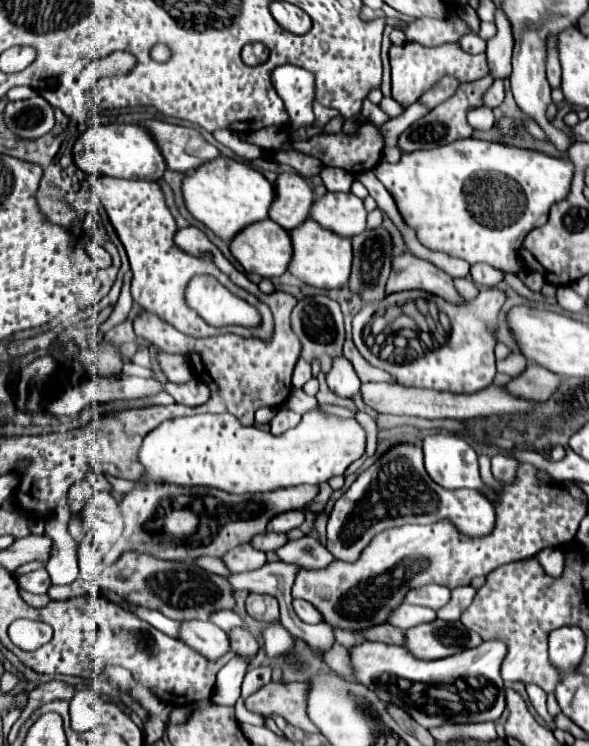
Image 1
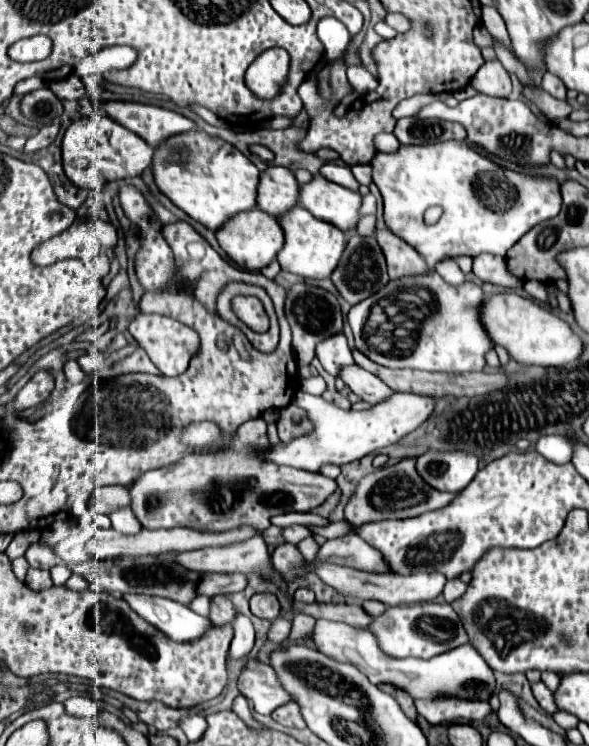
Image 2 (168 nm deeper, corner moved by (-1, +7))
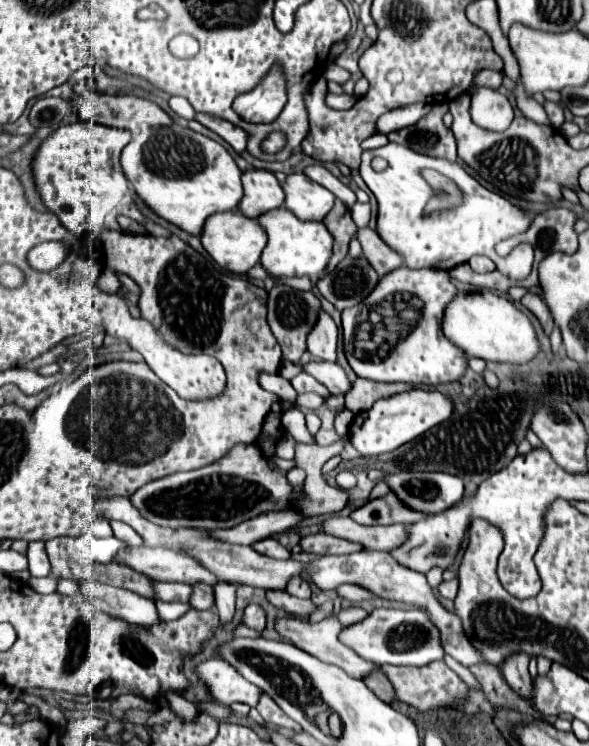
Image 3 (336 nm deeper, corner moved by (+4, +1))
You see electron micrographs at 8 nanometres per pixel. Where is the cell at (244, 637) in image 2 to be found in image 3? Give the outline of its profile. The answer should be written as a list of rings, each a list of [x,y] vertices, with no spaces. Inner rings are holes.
[[[228,582],[214,584],[214,604],[222,622],[228,622],[234,616],[236,588],[238,588],[236,584],[228,584]]]

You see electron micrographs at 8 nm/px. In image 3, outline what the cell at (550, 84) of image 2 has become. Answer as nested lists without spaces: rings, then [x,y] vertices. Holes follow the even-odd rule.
[[[546,102],[546,104],[544,104],[544,110],[548,112],[550,124],[552,124],[556,130],[560,130],[560,126],[564,124],[564,112],[562,112],[560,104],[556,104],[556,102]]]

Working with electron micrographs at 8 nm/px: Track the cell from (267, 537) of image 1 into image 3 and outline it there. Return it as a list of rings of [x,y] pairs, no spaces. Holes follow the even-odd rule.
[[[314,534],[314,536],[304,536],[300,540],[300,546],[304,552],[312,552],[312,554],[352,554],[352,552],[360,552],[364,550],[362,544],[356,542],[348,542],[330,534]]]

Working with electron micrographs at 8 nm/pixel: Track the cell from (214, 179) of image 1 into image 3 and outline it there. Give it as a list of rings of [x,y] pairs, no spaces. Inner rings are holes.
[[[178,124],[134,134],[122,152],[120,166],[136,194],[154,214],[194,236],[202,232],[208,216],[234,210],[242,198],[242,172],[228,150],[216,140]]]

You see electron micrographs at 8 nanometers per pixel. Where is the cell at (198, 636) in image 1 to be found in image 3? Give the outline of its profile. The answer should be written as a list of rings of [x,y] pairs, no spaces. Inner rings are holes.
[[[94,580],[80,582],[78,590],[100,612],[124,618],[126,622],[132,622],[136,626],[152,626],[158,622],[154,602],[140,598],[140,594],[132,594],[124,588],[114,588]]]

